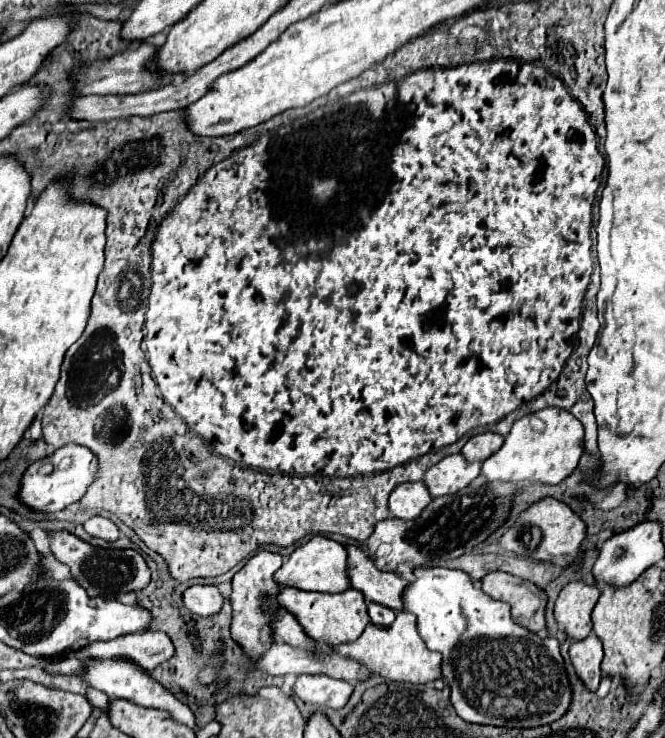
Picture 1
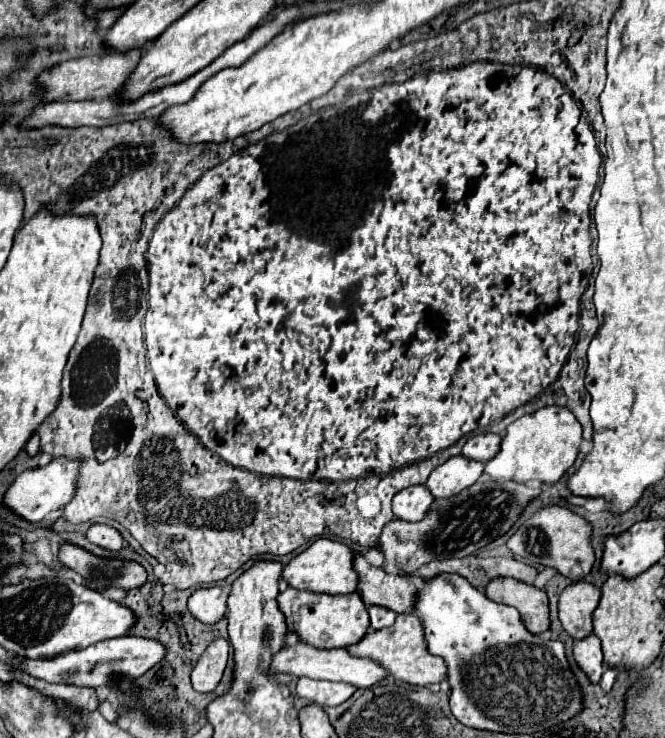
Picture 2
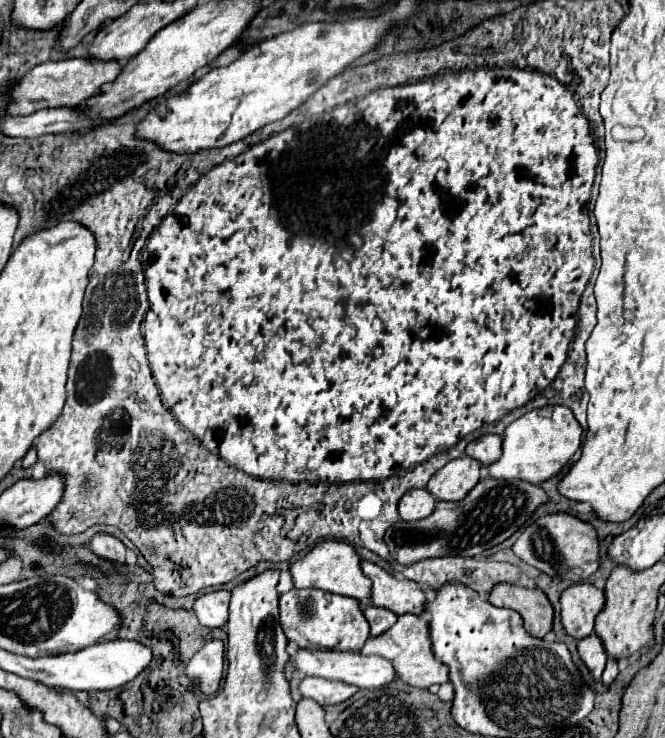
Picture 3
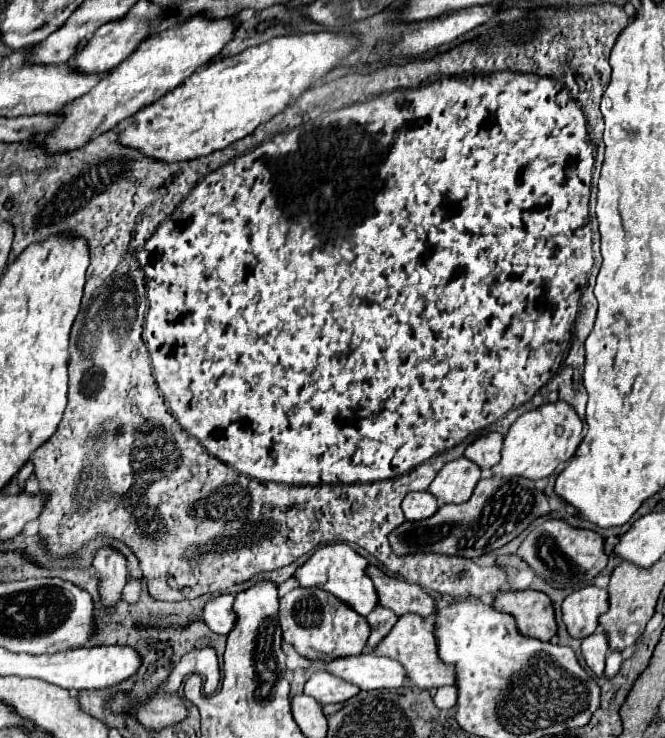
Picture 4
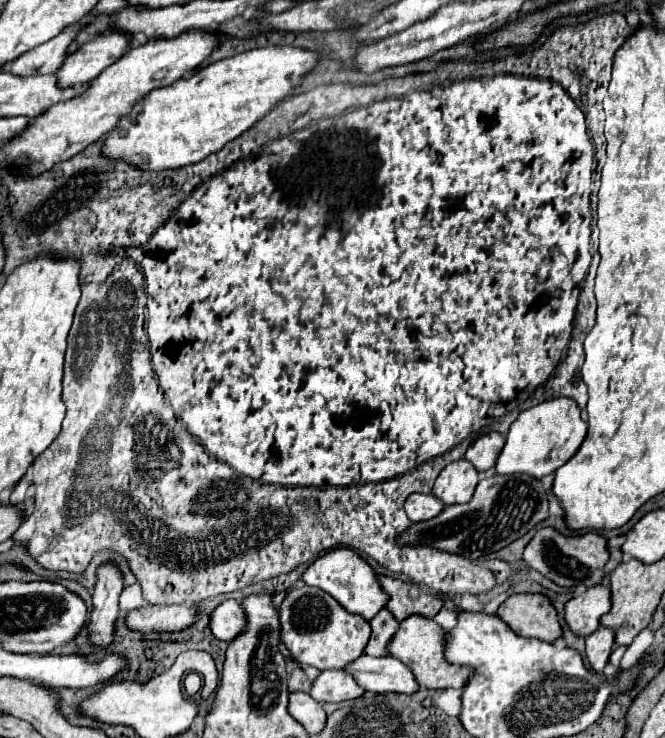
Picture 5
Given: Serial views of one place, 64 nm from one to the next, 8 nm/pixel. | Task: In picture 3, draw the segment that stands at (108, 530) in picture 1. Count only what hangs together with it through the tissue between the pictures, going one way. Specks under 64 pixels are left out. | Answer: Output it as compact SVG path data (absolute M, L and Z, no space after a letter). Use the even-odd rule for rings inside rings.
M94 534L90 544L92 544L92 552L98 558L108 560L112 564L124 564L126 562L126 548L118 538L114 538L110 534Z

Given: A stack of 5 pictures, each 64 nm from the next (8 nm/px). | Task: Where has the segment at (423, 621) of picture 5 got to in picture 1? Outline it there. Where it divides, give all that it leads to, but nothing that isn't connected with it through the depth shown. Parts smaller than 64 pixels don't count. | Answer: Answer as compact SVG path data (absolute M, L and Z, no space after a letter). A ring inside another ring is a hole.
M398 612L396 620L388 628L376 628L374 624L368 624L368 628L362 632L362 636L354 642L340 644L334 648L342 656L362 660L366 668L372 668L374 674L380 674L384 678L396 680L396 682L410 682L410 684L426 684L442 678L442 656L428 652L424 640L420 640L420 634L416 630L416 616L410 612Z

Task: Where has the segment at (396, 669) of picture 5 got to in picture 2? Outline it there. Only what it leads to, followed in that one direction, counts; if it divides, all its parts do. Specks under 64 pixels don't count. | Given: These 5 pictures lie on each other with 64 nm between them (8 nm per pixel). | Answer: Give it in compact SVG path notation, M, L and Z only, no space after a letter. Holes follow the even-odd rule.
M294 644L294 646L284 646L274 658L272 658L272 668L276 672L284 674L294 674L294 676L308 676L308 678L318 678L318 680L330 680L330 682L346 682L356 688L372 688L384 678L388 678L388 672L384 666L380 666L376 660L370 658L356 658L348 654L346 650L320 650L312 648L308 644Z

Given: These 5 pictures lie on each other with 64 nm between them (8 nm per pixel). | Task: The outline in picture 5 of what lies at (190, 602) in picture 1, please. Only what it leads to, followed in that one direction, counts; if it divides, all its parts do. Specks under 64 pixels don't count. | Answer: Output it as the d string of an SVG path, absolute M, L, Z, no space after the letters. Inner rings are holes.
M226 600L210 618L210 630L218 640L232 642L246 630L246 614L236 600Z

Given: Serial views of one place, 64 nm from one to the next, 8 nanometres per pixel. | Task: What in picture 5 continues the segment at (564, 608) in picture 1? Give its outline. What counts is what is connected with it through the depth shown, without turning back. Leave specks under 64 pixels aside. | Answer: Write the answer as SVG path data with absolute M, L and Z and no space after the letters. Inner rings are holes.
M592 586L584 594L566 602L566 622L576 636L588 636L600 626L600 618L610 610L610 588Z

